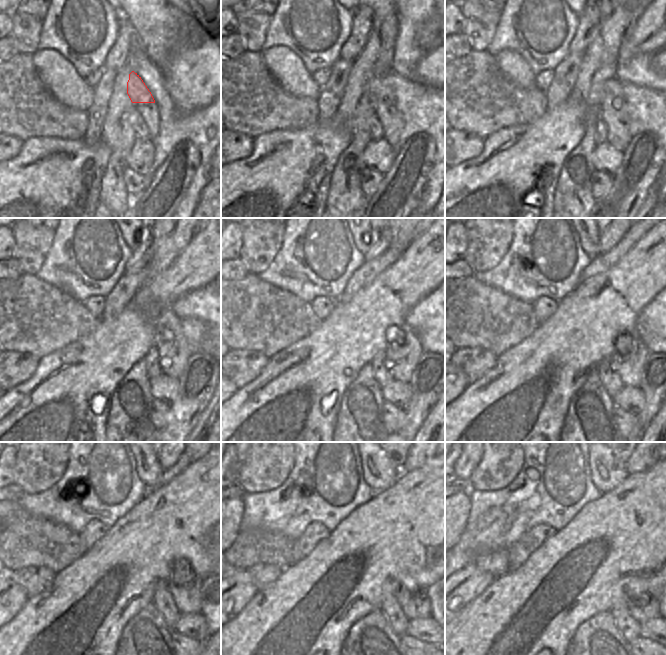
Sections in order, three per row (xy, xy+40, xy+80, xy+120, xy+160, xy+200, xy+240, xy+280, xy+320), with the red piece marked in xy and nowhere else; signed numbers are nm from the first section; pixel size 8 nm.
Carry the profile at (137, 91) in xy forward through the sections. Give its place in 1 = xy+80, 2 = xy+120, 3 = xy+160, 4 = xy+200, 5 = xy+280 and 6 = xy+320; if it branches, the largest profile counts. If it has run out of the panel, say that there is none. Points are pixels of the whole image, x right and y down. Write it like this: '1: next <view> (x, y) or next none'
1: next xy+80 (612, 110)
2: next xy+120 (174, 350)
3: next xy+160 (403, 351)
4: next xy+200 (630, 354)
5: next xy+280 (415, 604)
6: next xy+320 (642, 607)

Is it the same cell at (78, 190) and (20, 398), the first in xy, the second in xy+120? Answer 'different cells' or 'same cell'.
same cell

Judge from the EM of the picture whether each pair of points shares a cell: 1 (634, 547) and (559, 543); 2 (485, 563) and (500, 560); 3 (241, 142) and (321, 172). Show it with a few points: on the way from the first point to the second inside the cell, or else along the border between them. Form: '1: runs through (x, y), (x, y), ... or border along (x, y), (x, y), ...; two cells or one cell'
1: runs through (615, 543), (605, 533), (578, 543); one cell
2: runs through (489, 563), (496, 562); one cell
3: border along (253, 139), (253, 150), (247, 156), (234, 161); two cells

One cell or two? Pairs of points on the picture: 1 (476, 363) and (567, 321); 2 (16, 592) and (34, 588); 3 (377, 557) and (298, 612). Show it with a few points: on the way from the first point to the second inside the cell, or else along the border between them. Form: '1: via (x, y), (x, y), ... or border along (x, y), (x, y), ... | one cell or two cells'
1: border along (498, 356), (495, 364), (483, 375) | two cells
2: border along (13, 571), (12, 578), (24, 588), (27, 598) | two cells
3: via (356, 551), (350, 554), (351, 560), (319, 592) | one cell

